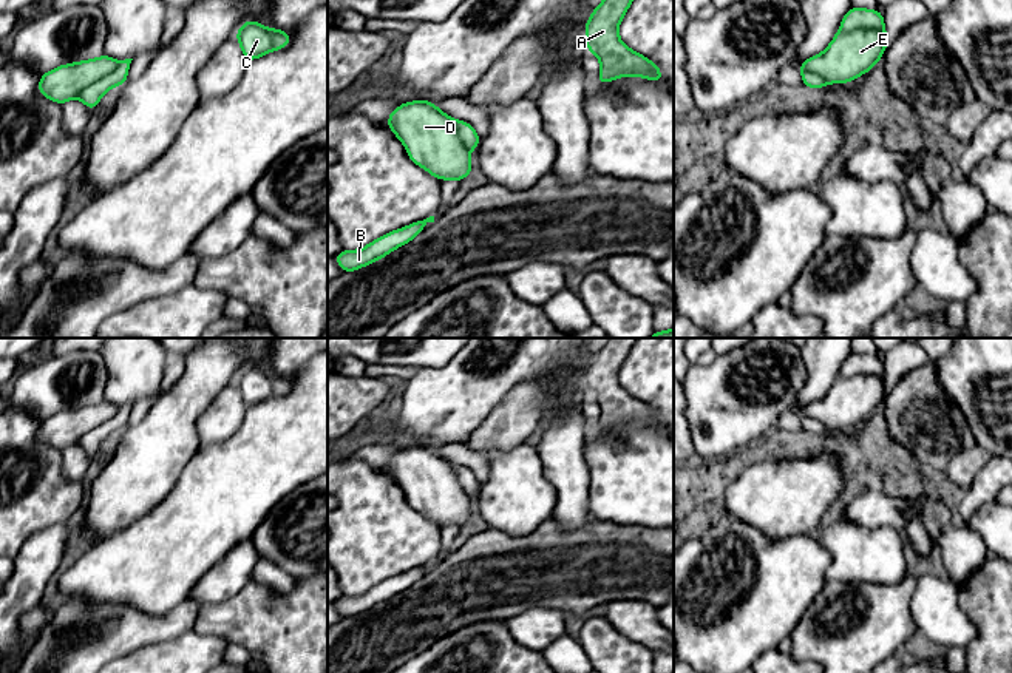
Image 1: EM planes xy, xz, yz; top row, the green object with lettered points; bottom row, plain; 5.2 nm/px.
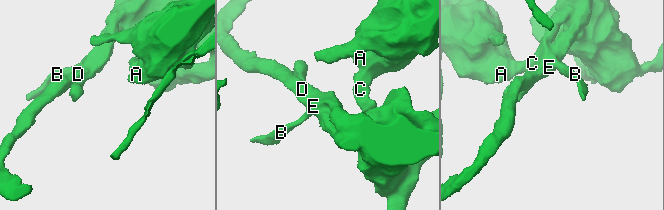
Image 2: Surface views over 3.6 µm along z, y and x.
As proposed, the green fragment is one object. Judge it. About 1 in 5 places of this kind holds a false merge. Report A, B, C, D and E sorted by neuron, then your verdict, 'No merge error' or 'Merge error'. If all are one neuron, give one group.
Groups: A B C D E. No merge error

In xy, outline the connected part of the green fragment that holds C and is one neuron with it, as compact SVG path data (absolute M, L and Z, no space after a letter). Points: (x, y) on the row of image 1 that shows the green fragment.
M246 20L235 34L247 62L289 46L290 36L284 29L269 29L264 25Z

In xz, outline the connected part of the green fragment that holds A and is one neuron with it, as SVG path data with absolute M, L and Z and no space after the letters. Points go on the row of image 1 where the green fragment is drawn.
M603 0L586 22L584 43L601 62L596 76L601 85L627 76L664 82L657 63L633 52L620 40L618 26L630 3L632 0Z

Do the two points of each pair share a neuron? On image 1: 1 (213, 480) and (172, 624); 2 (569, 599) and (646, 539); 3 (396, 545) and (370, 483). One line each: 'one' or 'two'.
1: two
2: one
3: one

